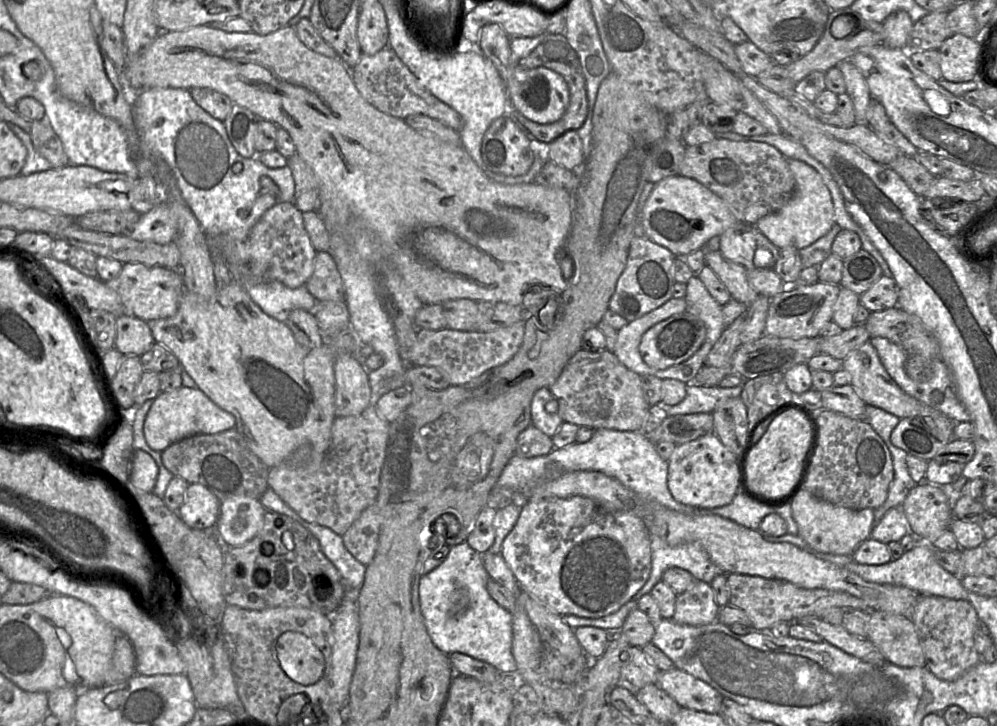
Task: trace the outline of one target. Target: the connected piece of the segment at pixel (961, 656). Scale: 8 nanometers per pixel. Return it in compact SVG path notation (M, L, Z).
M921 595L910 620L917 631L925 657L925 667L937 678L953 681L981 660L974 645L974 634L980 620L974 607L965 600Z

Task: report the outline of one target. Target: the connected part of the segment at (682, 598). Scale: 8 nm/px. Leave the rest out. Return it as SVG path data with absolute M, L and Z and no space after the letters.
M696 580L688 590L677 595L675 612L670 619L682 625L707 625L717 620L720 608L710 584Z

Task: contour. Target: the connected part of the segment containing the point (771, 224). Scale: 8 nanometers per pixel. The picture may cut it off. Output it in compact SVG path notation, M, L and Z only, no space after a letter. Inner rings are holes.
M789 158L787 162L796 181L795 193L781 209L760 218L756 227L779 249L794 247L800 250L825 236L836 224L834 205L828 188L813 167L797 159Z

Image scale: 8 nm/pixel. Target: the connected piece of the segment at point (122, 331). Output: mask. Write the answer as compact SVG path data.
M128 314L117 316L114 348L124 356L141 356L154 343L155 340L147 321Z

